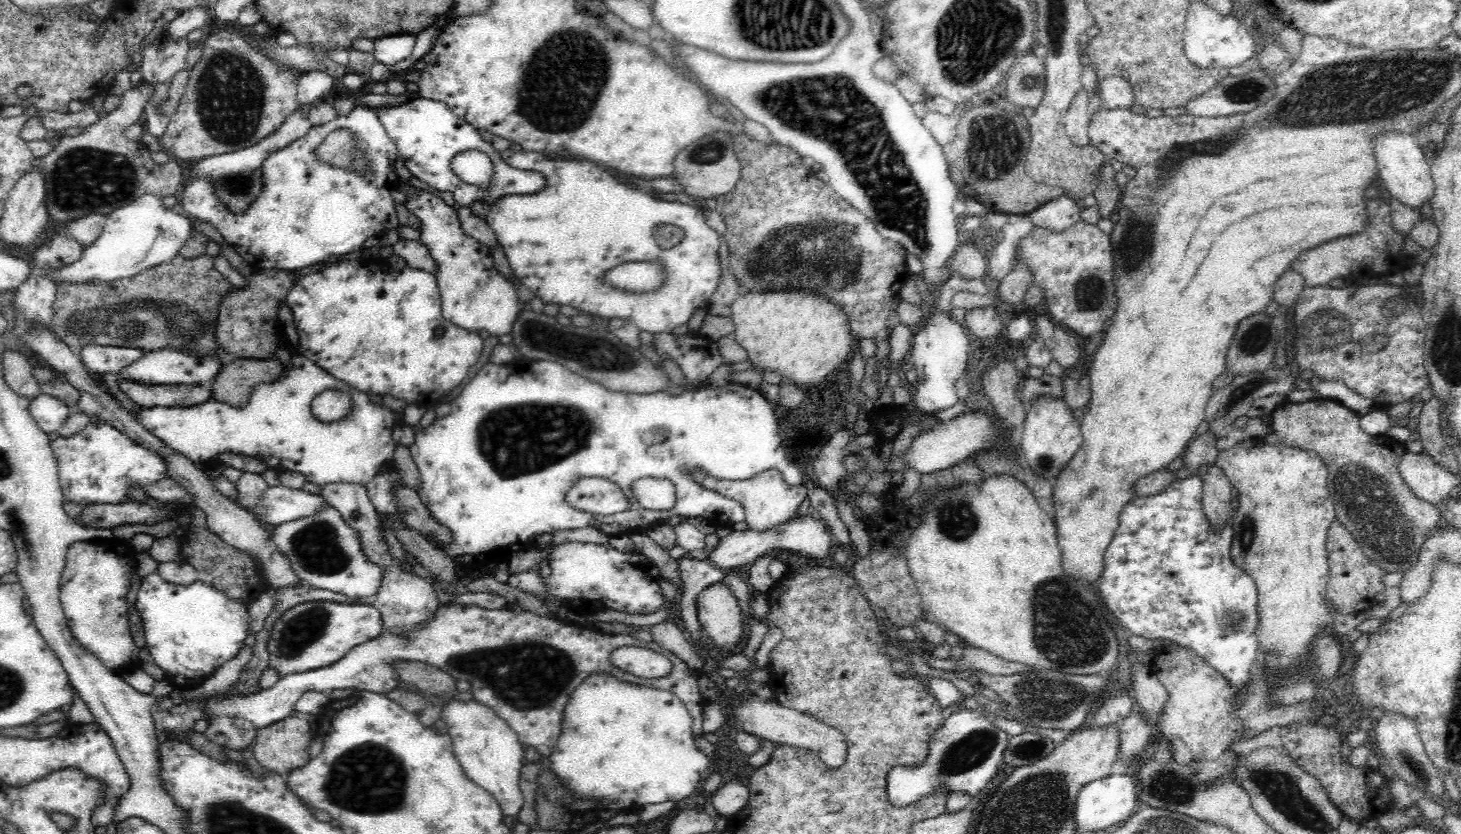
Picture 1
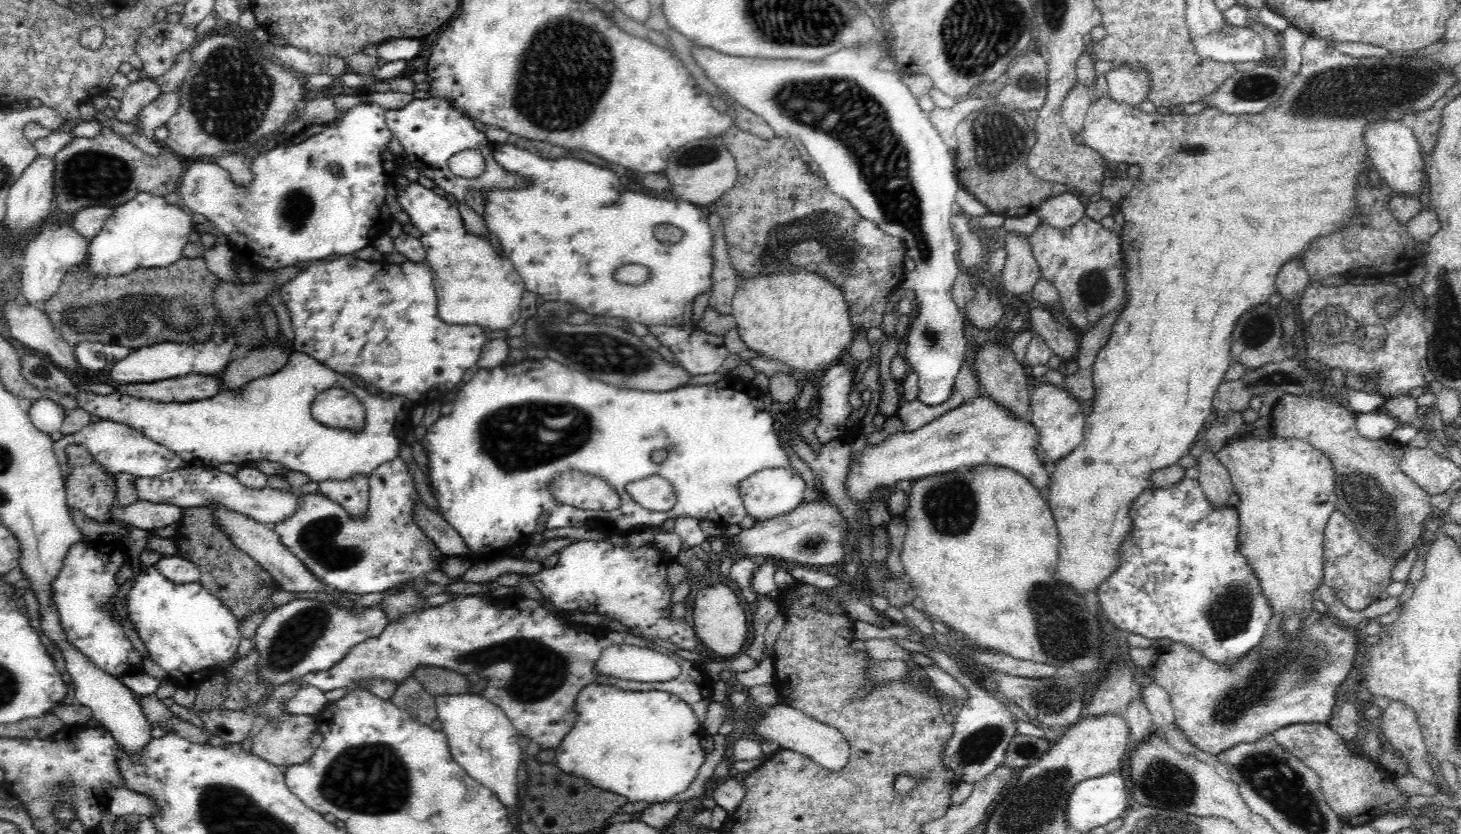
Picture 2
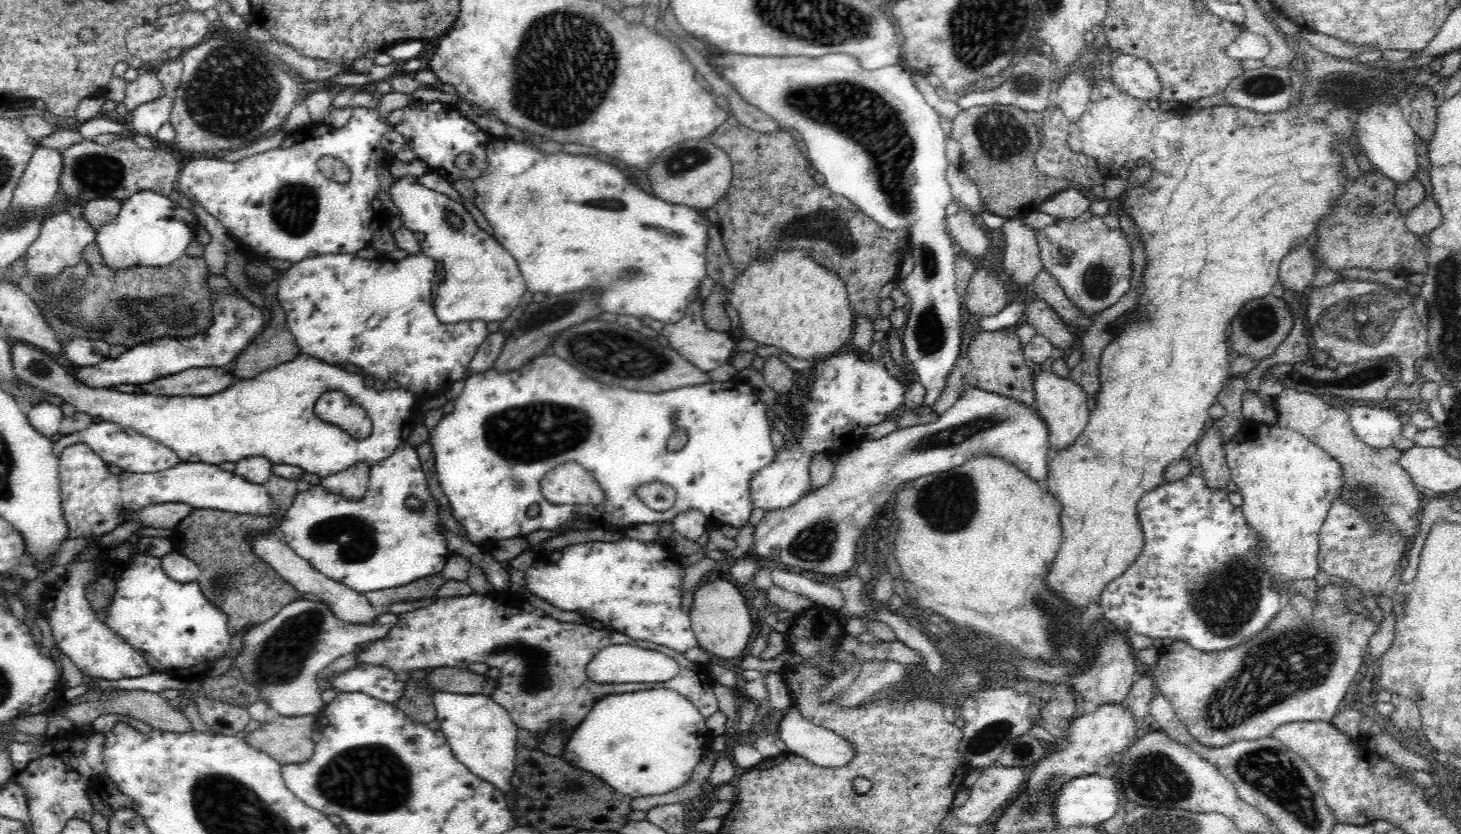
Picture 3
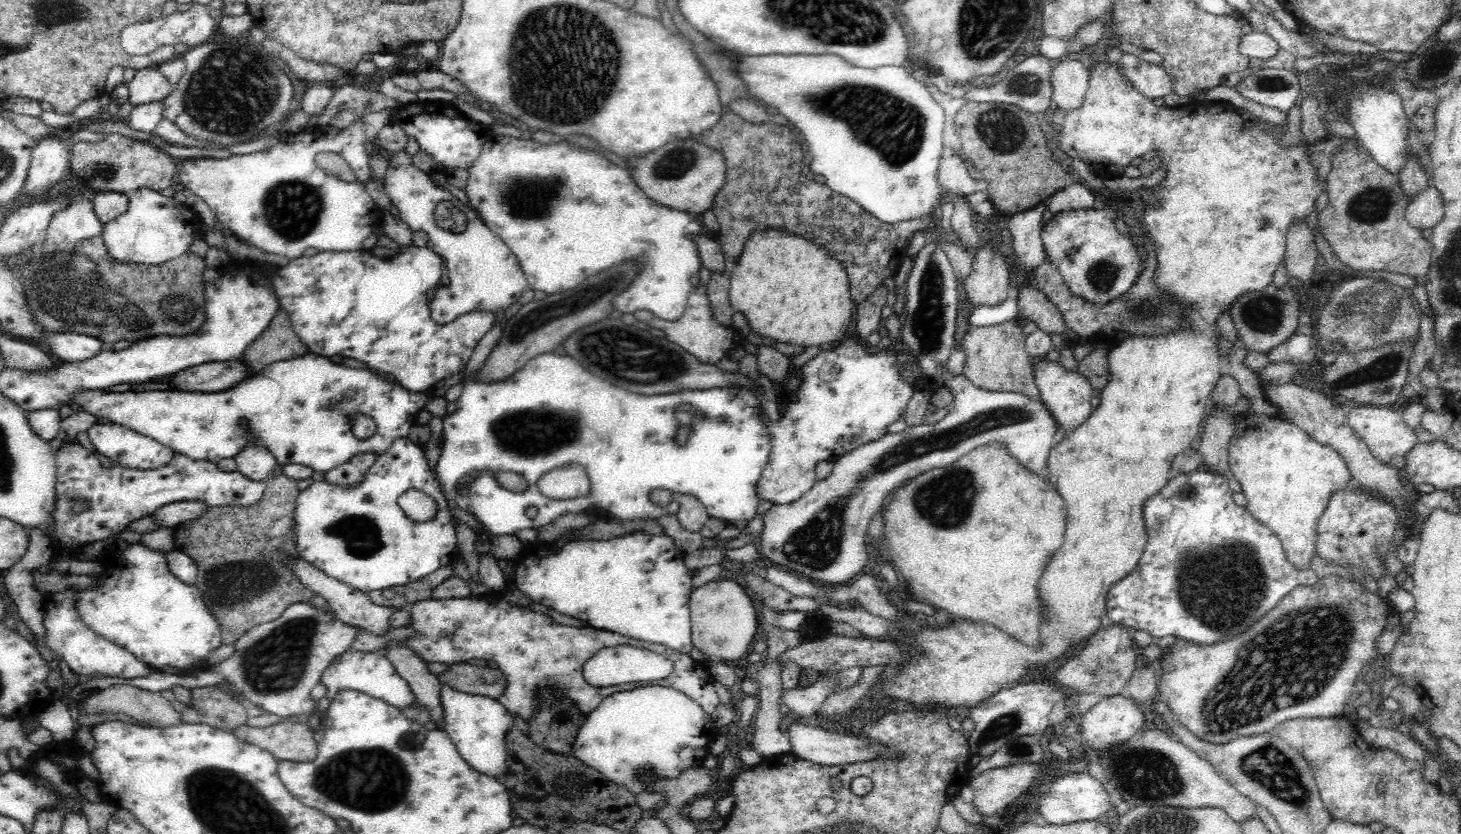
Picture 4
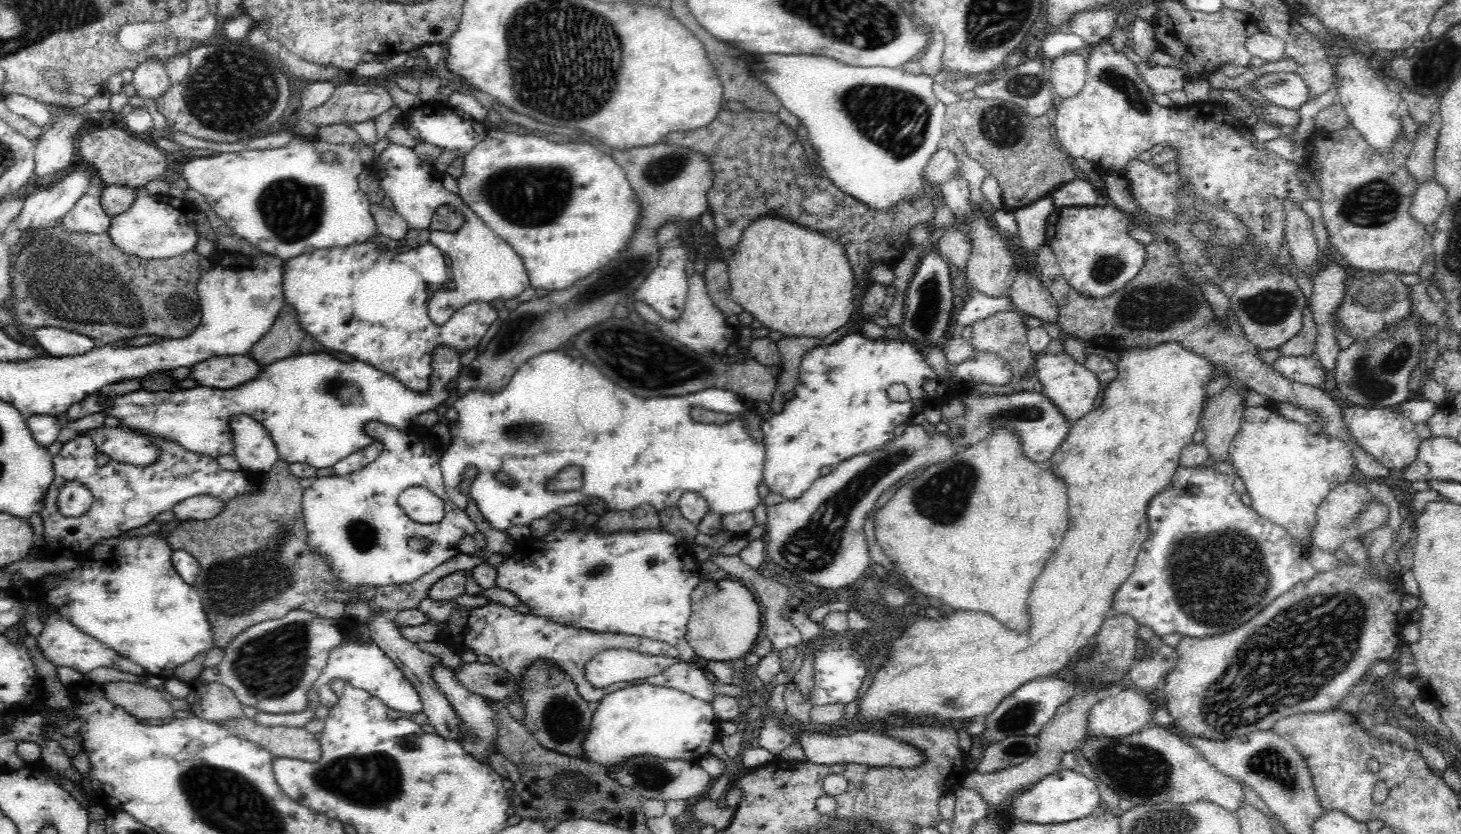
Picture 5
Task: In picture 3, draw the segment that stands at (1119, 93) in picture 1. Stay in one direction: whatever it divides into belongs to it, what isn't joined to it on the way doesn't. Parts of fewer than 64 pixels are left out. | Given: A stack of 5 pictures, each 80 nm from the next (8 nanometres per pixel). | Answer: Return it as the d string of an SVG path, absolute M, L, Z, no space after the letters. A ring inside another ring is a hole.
M1118 55L1111 64L1110 81L1120 93L1138 101L1156 99L1160 94L1158 74L1144 59L1132 55Z

